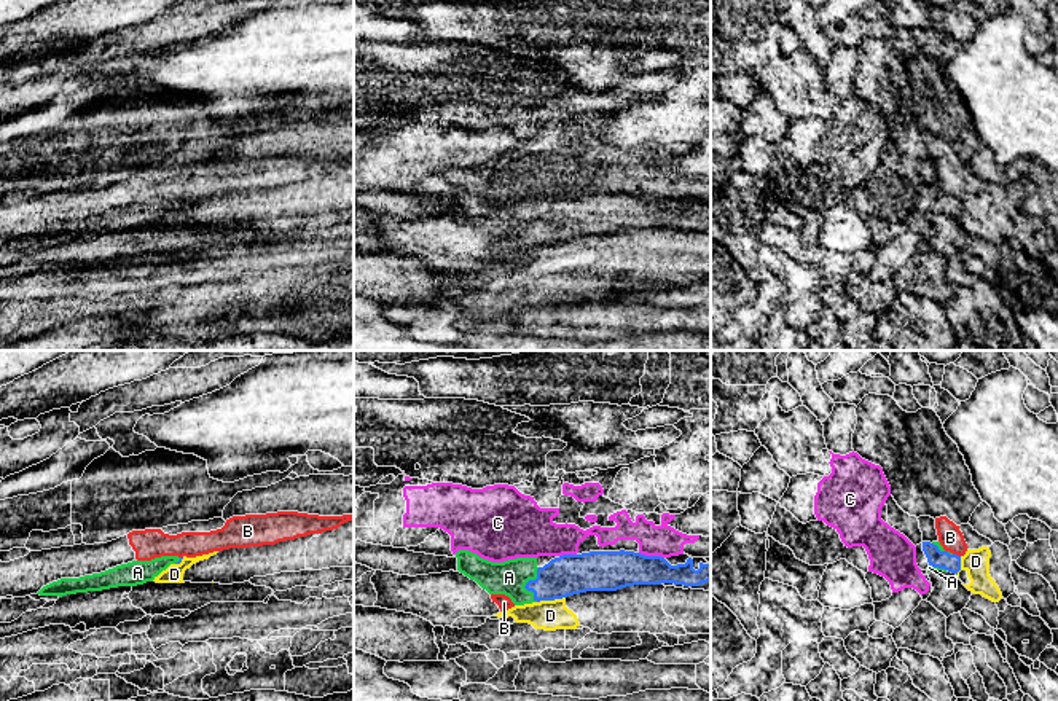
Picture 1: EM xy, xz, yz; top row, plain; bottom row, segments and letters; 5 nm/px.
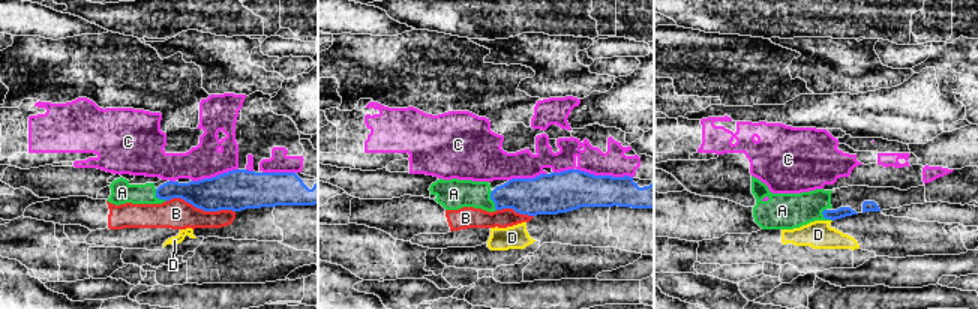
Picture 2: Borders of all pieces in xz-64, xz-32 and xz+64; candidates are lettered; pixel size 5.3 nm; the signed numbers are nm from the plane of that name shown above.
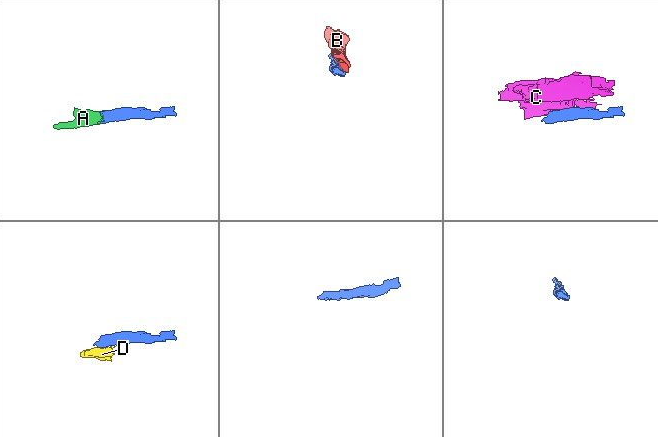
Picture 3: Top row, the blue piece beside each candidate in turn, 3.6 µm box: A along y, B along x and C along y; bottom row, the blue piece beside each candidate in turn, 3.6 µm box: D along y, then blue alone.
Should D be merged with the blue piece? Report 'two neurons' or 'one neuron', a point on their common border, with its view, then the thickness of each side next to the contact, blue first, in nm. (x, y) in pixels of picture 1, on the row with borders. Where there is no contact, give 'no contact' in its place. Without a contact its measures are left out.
two neurons | xz (550, 599) | 200/160 nm

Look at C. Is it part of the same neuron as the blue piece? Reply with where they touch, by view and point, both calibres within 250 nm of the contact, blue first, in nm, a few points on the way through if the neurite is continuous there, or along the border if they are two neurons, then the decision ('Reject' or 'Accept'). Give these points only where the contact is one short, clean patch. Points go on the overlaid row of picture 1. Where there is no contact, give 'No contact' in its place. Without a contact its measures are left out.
Touches blue at xz (652, 556). Thickness 200 nm (blue) against 160 nm. Reject

